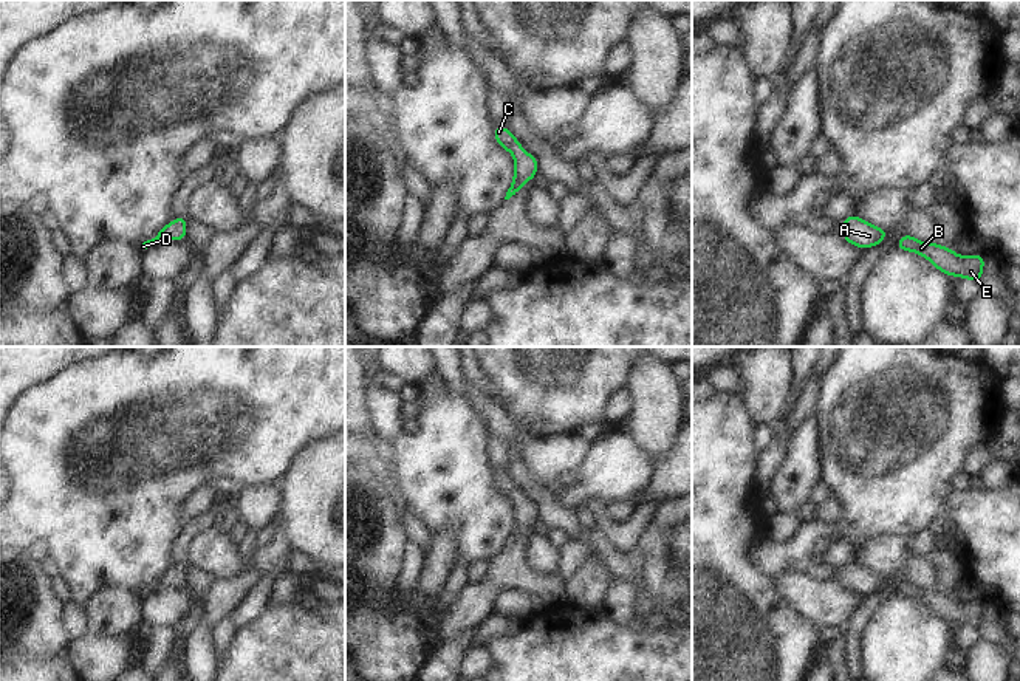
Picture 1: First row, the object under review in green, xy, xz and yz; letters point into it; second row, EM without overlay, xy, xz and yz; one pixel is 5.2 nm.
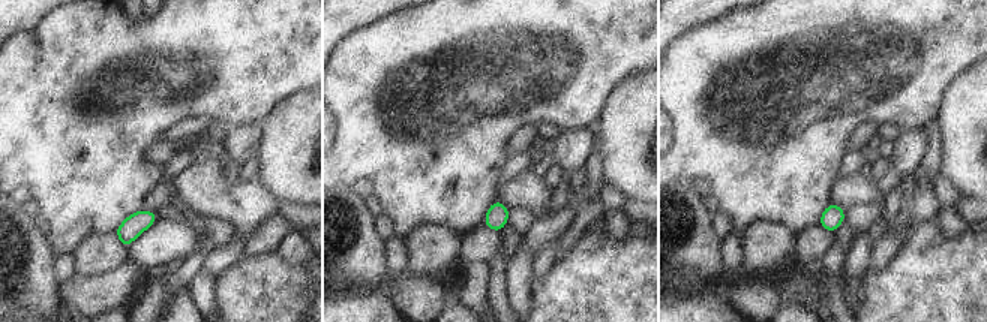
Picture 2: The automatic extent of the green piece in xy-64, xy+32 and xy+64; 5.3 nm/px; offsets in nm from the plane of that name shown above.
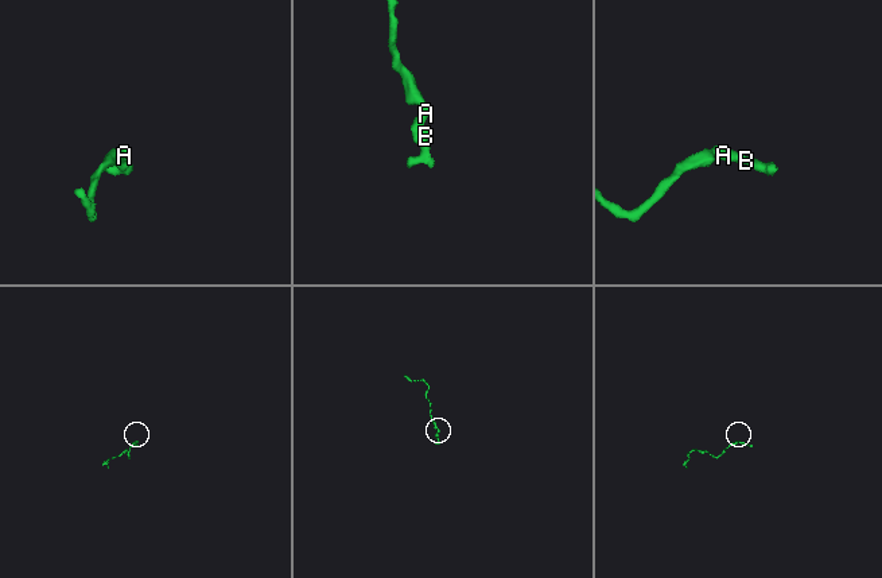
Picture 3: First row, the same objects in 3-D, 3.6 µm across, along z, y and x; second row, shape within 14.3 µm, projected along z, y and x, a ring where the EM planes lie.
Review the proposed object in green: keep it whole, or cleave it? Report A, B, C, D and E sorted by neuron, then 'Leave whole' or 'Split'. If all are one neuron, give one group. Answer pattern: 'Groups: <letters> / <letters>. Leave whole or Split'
Groups: A B C D E. Leave whole

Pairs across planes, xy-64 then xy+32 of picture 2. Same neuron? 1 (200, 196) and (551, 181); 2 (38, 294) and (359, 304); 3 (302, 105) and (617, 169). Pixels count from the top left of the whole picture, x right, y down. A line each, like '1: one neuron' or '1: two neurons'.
1: two neurons
2: two neurons
3: one neuron

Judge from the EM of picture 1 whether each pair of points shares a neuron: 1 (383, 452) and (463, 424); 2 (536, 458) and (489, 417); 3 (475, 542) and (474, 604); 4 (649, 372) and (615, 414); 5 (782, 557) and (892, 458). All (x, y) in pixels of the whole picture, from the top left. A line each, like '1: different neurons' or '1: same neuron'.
1: different neurons
2: same neuron
3: different neurons
4: different neurons
5: same neuron

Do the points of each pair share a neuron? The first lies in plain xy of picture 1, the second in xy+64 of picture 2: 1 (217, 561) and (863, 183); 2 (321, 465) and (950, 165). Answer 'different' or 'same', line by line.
1: same
2: same

